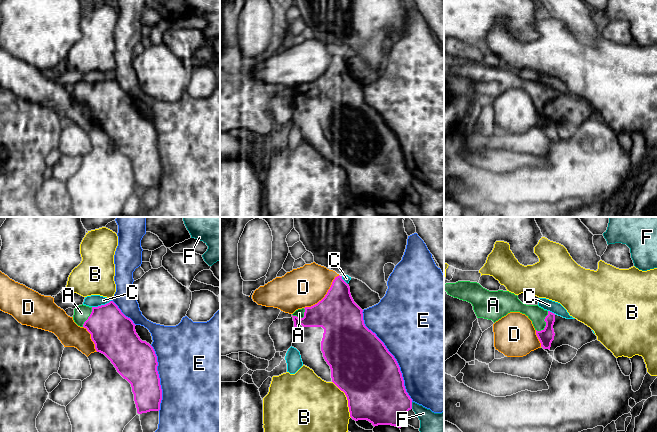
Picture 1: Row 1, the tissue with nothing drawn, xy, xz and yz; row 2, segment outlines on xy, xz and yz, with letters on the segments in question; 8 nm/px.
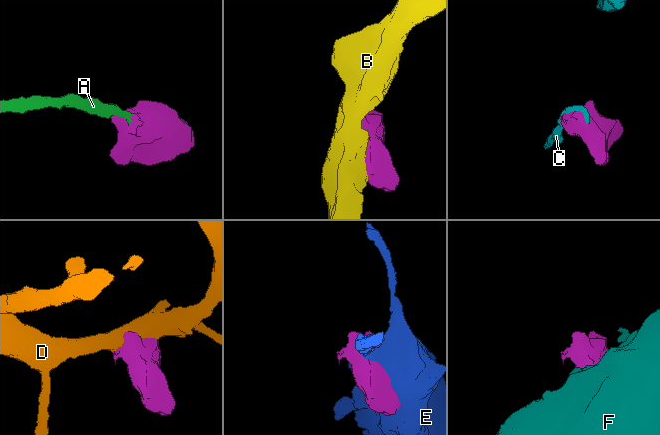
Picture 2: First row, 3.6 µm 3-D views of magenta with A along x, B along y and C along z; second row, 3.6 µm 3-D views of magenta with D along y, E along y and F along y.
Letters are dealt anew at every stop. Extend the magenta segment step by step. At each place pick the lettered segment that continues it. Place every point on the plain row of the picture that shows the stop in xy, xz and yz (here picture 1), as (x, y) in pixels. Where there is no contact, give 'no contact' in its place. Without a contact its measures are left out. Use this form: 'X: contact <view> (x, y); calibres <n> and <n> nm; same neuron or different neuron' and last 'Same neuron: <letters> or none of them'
A: contact yz (546, 99); calibres 120 and 140 nm; same neuron
B: contact xz (347, 175); calibres 480 and 480 nm; different neuron
C: contact xy (101, 81); calibres 340 and 100 nm; different neuron
D: contact xz (325, 71); calibres 340 and 320 nm; different neuron
E: contact xz (392, 131); calibres 500 and 500 nm; different neuron
F: contact xz (411, 181); calibres 420 and 220 nm; different neuron
Same neuron: A

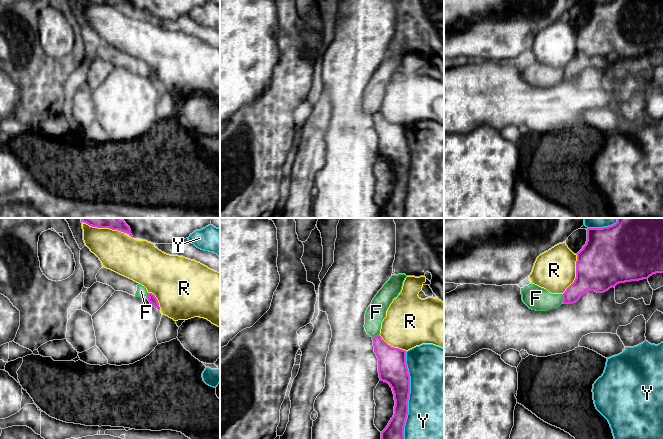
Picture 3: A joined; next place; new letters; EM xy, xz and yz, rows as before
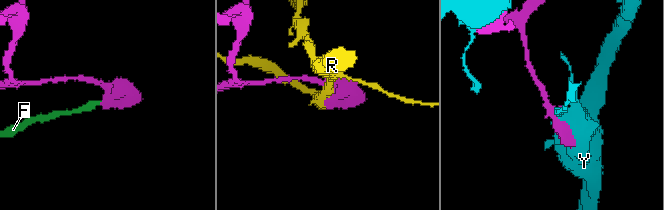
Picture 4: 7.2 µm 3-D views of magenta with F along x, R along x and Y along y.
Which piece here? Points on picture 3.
F: contact yz (563, 74); calibres 190 and 190 nm; different neuron
R: contact yz (576, 51); calibres 420 and 340 nm; different neuron
Y: contact xz (408, 172); calibres 220 and 480 nm; different neuron
Same neuron: none of them

